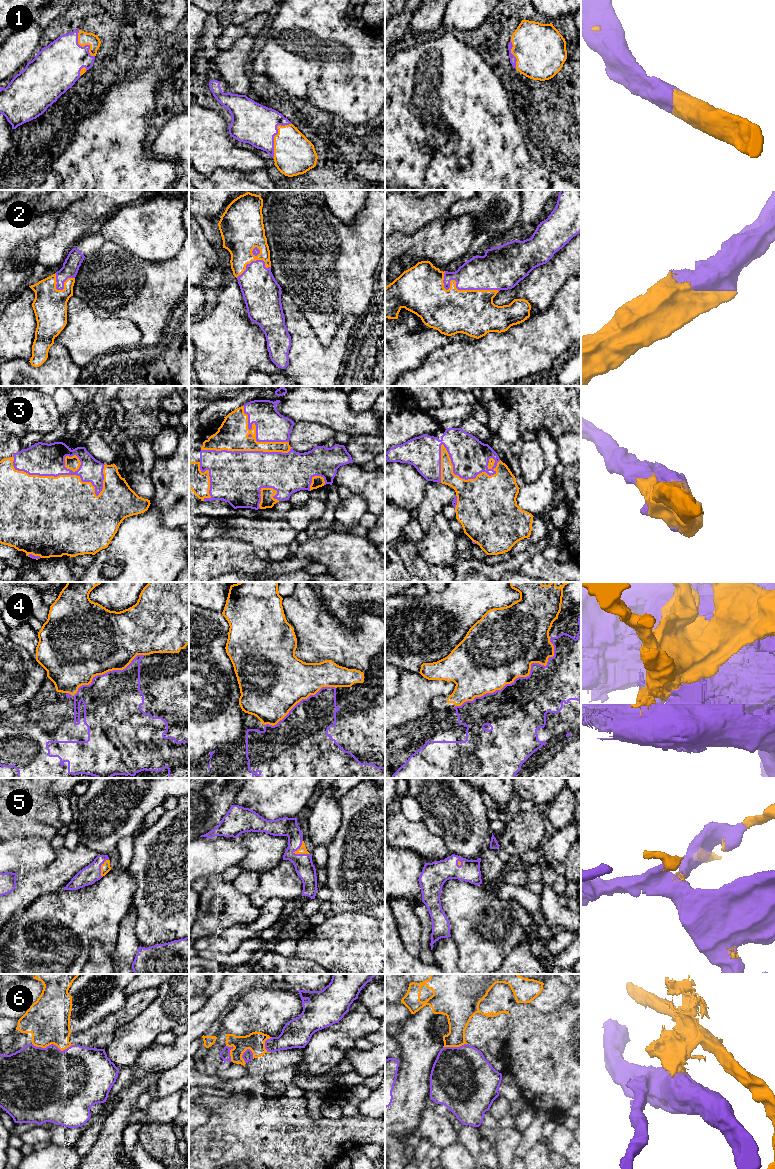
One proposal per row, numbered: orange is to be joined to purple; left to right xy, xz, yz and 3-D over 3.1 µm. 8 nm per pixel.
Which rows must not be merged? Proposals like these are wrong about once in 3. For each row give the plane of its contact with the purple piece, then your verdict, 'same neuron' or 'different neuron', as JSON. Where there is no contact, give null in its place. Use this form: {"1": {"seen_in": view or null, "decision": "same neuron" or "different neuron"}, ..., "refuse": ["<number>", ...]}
{"1": {"seen_in": "xz", "decision": "same neuron"}, "2": {"seen_in": "yz", "decision": "same neuron"}, "3": {"seen_in": "yz", "decision": "same neuron"}, "4": {"seen_in": "yz", "decision": "different neuron"}, "5": {"seen_in": "xz", "decision": "same neuron"}, "6": {"seen_in": "xy", "decision": "different neuron"}, "refuse": ["4", "6"]}

